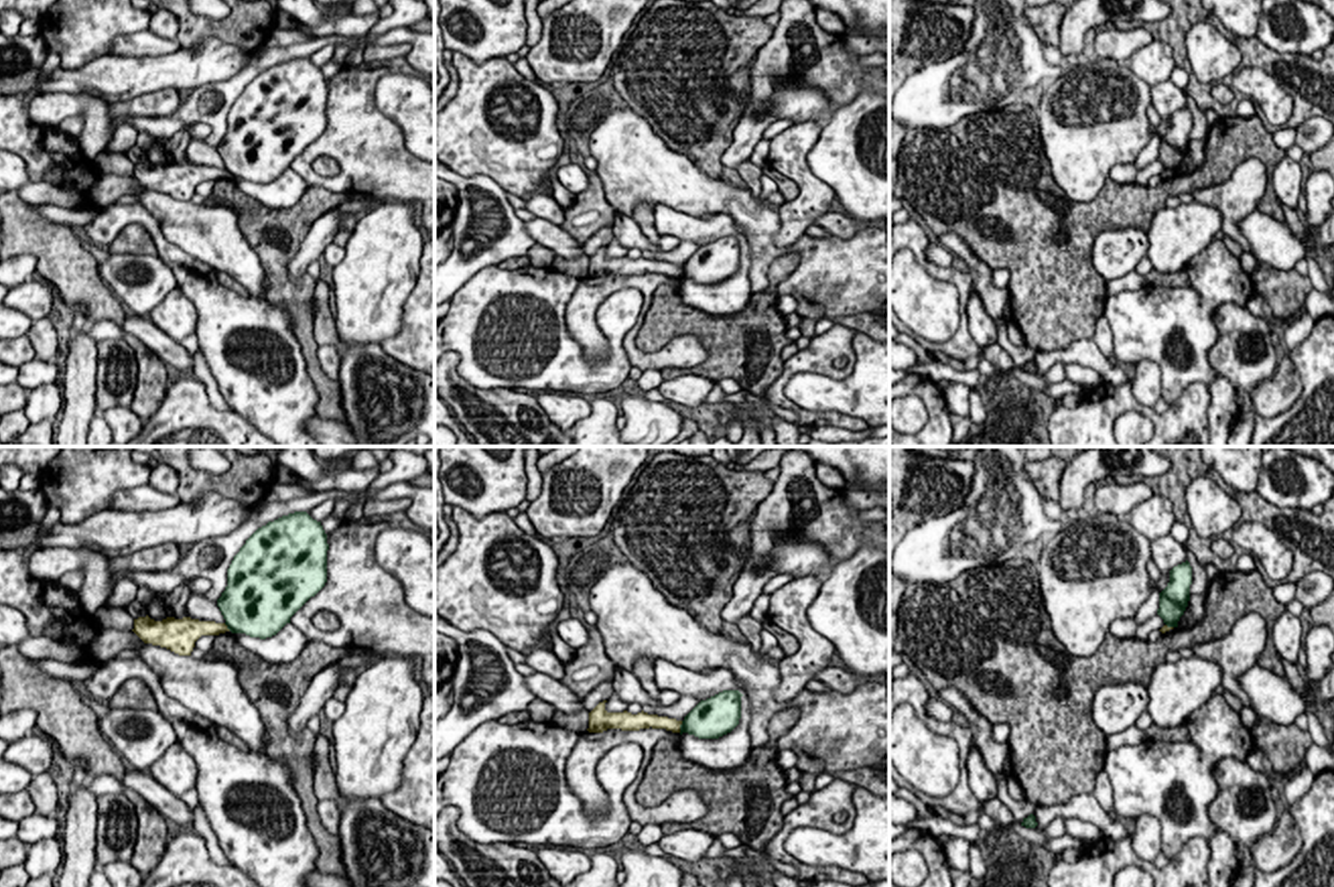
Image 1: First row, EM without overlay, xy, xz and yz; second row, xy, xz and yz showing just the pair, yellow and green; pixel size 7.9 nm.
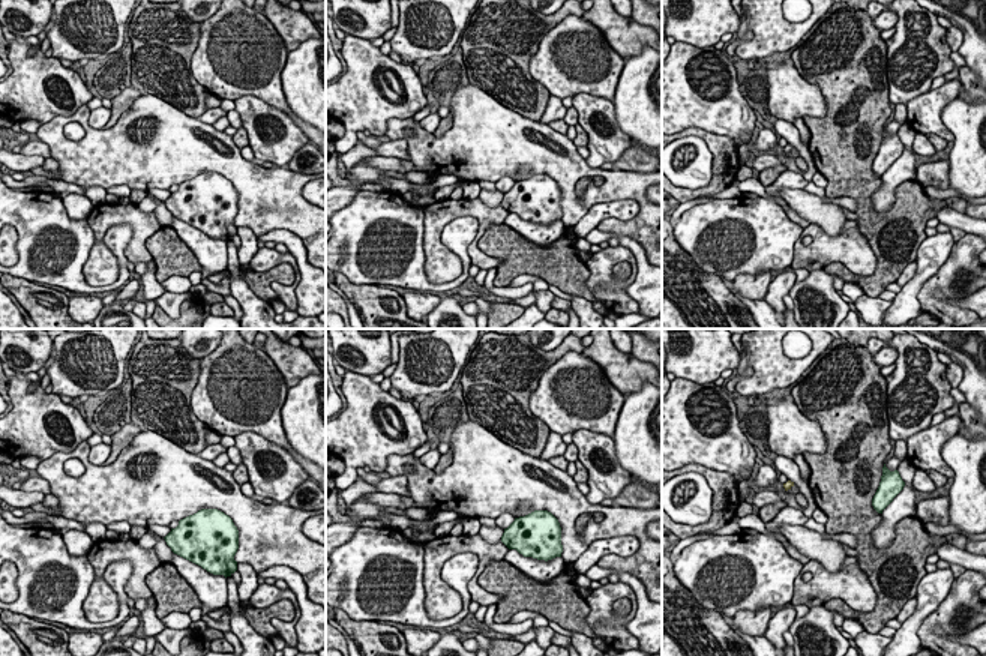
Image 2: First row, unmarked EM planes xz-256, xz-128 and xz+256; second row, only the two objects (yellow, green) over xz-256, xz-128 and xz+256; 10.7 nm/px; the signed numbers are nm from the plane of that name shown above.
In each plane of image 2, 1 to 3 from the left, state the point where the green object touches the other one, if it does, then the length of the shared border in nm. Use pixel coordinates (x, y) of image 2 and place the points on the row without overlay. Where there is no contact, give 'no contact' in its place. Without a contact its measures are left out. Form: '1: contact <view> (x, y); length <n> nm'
1: no contact
2: no contact
3: no contact

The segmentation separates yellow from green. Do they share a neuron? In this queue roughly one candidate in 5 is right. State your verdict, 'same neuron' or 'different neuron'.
different neuron

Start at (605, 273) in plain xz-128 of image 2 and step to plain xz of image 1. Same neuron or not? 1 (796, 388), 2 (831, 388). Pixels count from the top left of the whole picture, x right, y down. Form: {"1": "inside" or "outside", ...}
{"1": "outside", "2": "outside"}

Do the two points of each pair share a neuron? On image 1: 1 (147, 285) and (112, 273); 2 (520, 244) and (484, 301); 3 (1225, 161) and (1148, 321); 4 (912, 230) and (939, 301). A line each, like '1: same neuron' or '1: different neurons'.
1: same neuron
2: different neurons
3: different neurons
4: different neurons

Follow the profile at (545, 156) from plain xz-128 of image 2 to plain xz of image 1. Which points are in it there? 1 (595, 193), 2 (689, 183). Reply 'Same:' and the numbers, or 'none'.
Same: 2

